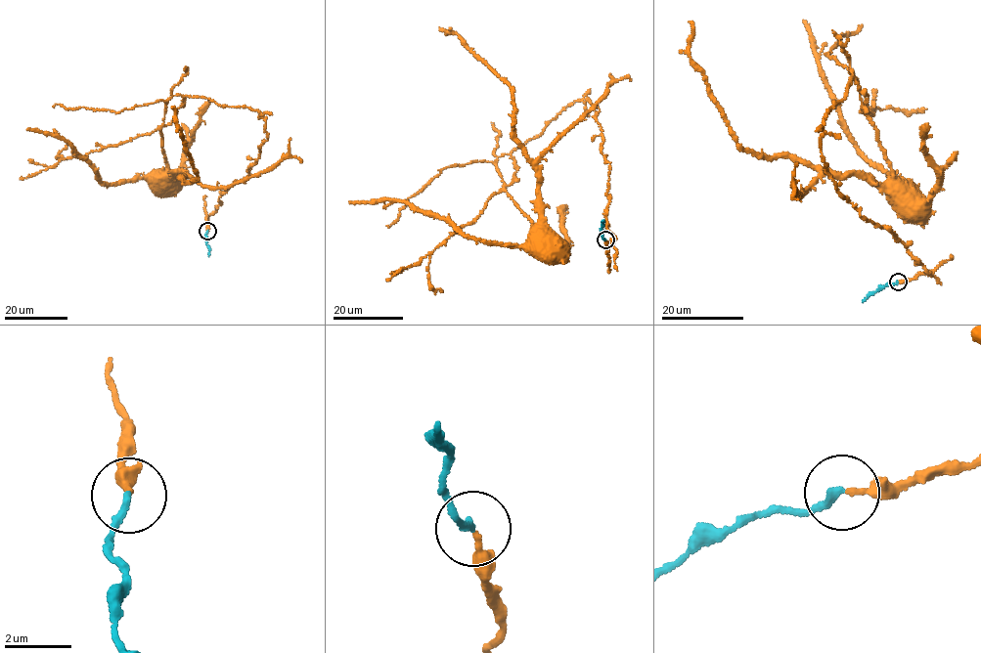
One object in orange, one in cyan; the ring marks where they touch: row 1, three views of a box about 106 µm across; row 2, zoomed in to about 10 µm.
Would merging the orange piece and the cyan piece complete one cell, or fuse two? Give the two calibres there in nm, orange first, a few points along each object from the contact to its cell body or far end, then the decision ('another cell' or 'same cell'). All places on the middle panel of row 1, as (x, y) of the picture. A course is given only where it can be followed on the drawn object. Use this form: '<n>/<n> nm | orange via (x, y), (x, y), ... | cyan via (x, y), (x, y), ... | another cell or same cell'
200/240 nm | orange via (605, 240), (614, 261), (608, 163), (588, 99), (512, 152), (515, 170), (504, 188), (542, 234) | cyan via (605, 239), (602, 220) | same cell

